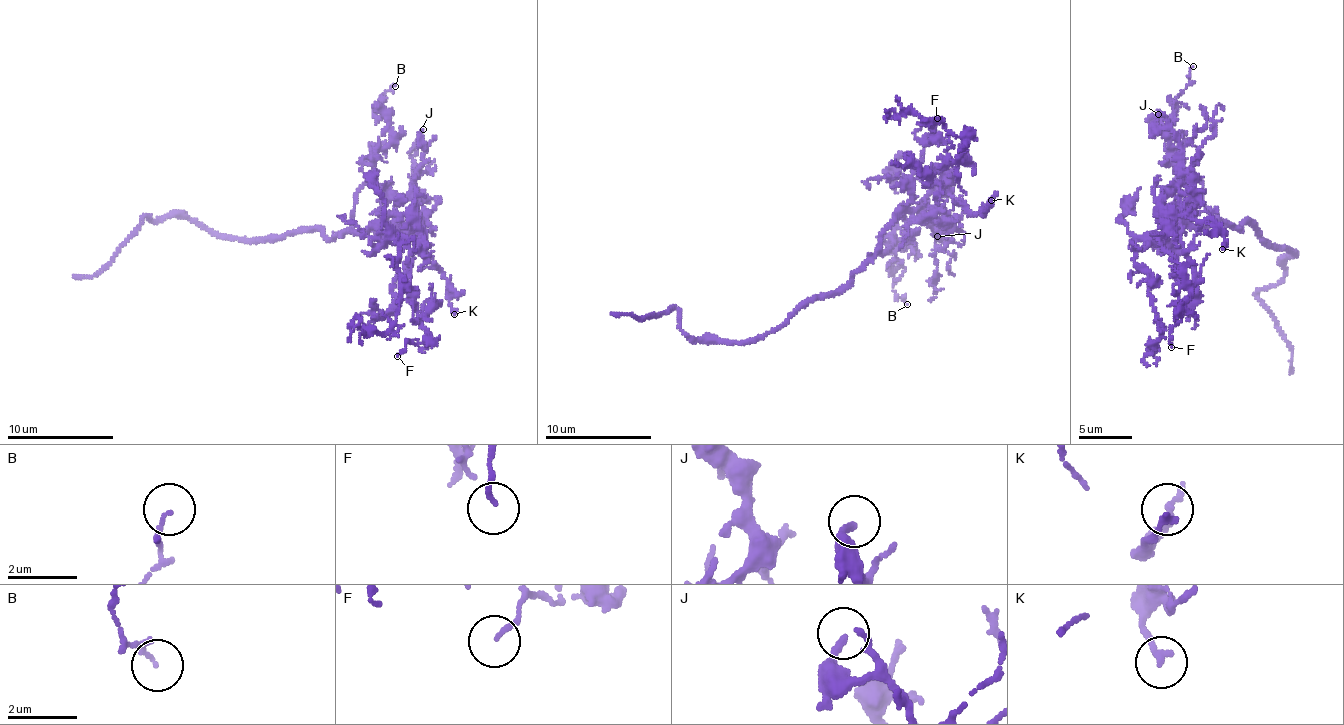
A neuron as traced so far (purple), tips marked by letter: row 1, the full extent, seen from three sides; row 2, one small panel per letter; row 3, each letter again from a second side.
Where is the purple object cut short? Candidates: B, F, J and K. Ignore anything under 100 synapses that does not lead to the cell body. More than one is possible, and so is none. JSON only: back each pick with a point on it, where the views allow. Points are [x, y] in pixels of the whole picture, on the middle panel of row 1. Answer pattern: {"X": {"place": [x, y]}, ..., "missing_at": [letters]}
{"missing_at": []}

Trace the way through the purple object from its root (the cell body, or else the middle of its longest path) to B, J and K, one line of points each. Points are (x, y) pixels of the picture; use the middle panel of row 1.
B: (850, 280), (877, 247), (880, 254), (906, 240), (889, 272), (895, 292), (907, 304)
J: (850, 280), (901, 212), (932, 226), (935, 239), (940, 241), (942, 233), (936, 230), (937, 236)
K: (850, 280), (876, 250), (890, 221), (901, 212), (922, 216), (945, 192), (974, 213), (984, 211), (991, 200)

